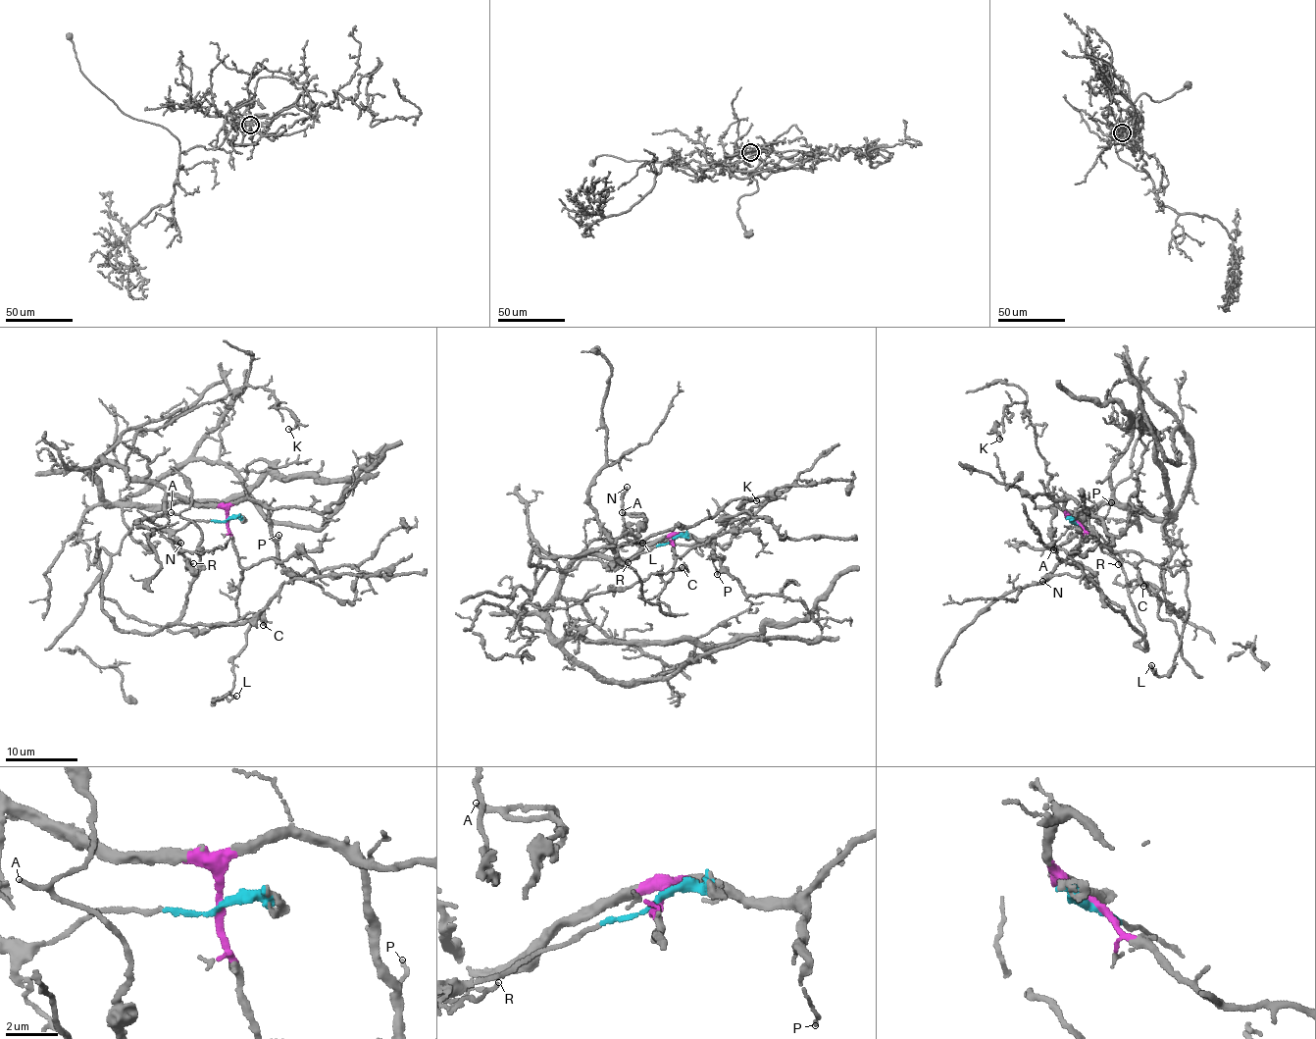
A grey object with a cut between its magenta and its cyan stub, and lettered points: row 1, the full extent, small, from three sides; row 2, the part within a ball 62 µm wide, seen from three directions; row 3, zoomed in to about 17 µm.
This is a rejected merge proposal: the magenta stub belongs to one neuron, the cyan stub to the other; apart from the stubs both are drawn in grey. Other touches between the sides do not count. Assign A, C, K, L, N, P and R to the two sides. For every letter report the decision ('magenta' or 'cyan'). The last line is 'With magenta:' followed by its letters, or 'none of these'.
A: cyan
C: cyan
K: magenta
L: magenta
N: cyan
P: magenta
R: cyan
With magenta: K, L, P

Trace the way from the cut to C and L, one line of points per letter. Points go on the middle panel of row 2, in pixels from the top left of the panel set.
C: (672, 541), (613, 564), (593, 558), (566, 571), (546, 571), (528, 601), (540, 608), (561, 608), (683, 568)
L: (672, 541), (673, 579), (658, 601), (666, 614), (643, 598), (639, 577), (619, 557), (620, 545), (642, 543)

